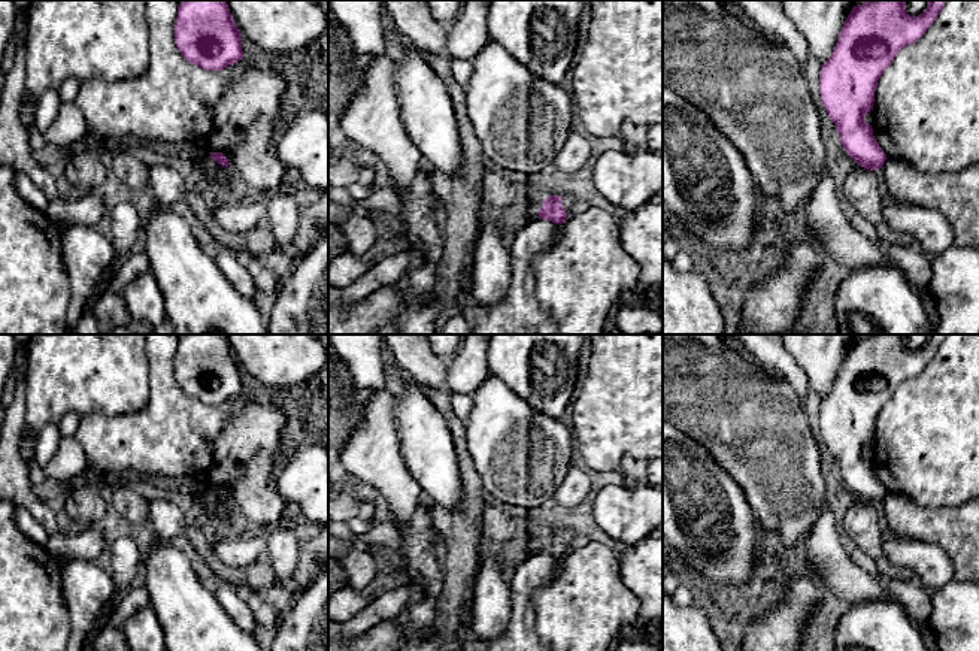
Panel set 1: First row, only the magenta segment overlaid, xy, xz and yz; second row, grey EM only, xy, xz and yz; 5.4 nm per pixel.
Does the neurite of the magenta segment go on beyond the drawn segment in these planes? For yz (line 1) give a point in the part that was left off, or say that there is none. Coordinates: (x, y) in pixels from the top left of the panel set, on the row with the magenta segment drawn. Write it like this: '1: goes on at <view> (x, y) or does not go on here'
1: does not go on here

